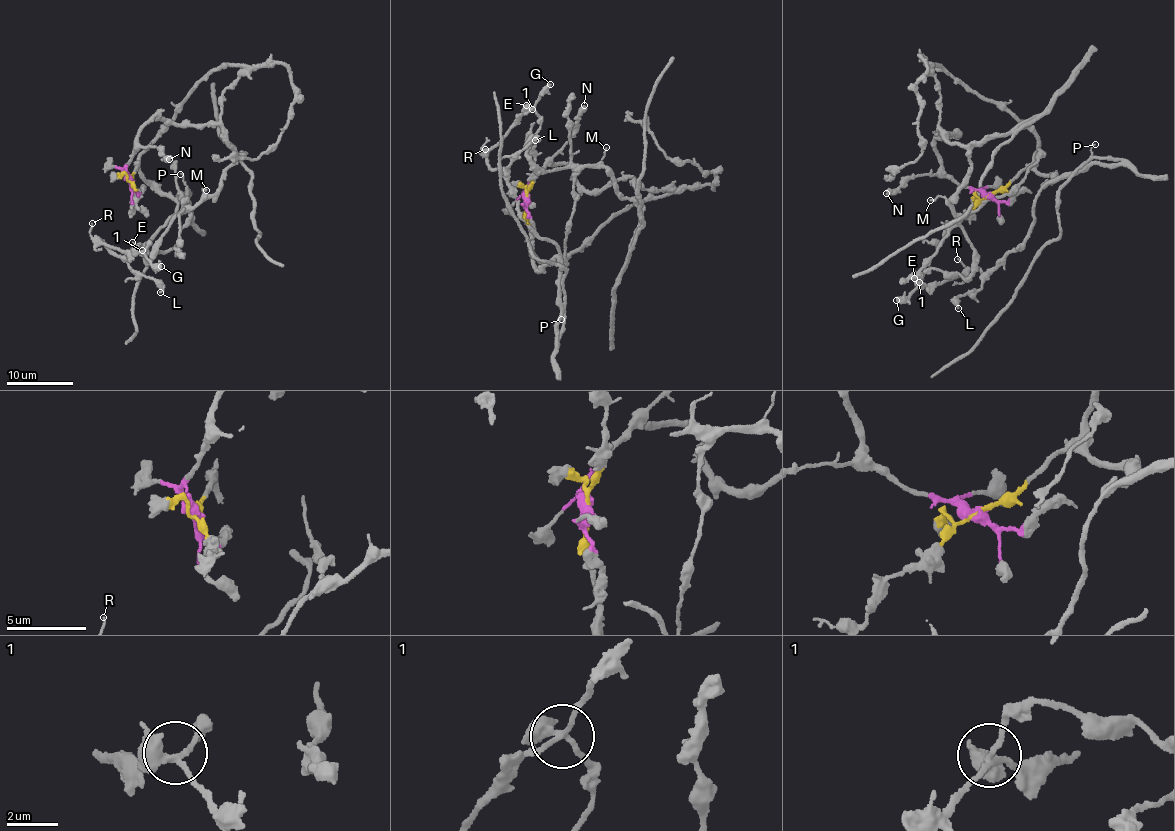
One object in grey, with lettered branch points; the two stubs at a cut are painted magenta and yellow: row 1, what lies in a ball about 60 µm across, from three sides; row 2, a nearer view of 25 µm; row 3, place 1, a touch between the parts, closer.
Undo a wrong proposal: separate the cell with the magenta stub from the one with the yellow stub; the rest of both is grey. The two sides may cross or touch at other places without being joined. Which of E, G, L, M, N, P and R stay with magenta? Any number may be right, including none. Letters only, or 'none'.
E, M, N

